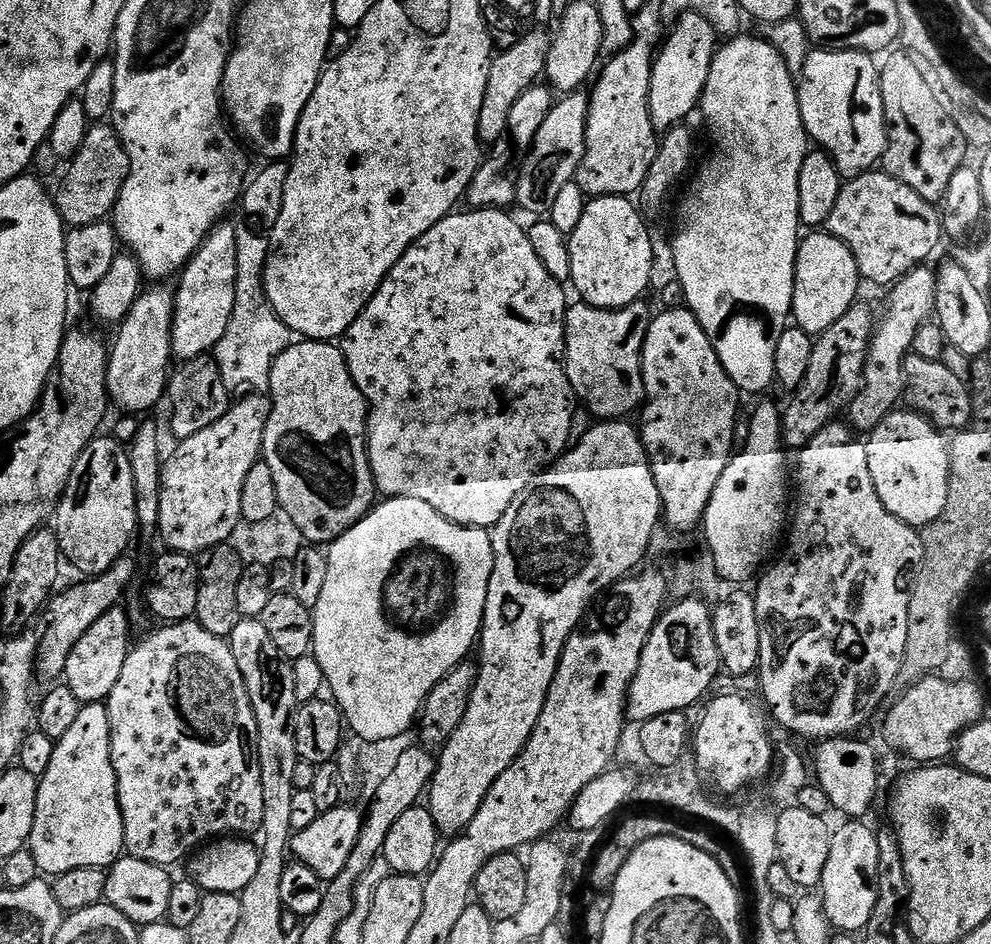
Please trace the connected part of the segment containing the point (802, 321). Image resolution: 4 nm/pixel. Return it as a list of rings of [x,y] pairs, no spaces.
[[[812,230],[801,239],[800,248],[796,251],[796,273],[794,274],[794,298],[792,299],[791,319],[794,321],[795,327],[813,338],[821,336],[826,330],[830,330],[830,326],[834,326],[834,322],[838,322],[838,318],[842,318],[842,314],[846,314],[846,310],[850,310],[853,304],[857,303],[860,292],[860,284],[862,285],[862,277],[858,270],[858,262],[854,258],[854,254],[848,249],[838,238],[834,238],[826,230]]]

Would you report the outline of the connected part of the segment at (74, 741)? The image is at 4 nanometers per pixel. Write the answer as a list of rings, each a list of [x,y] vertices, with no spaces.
[[[103,703],[81,707],[70,730],[55,741],[53,758],[39,782],[34,830],[26,848],[32,852],[37,869],[45,877],[55,878],[81,866],[107,870],[125,855],[122,810],[112,765],[110,722]]]

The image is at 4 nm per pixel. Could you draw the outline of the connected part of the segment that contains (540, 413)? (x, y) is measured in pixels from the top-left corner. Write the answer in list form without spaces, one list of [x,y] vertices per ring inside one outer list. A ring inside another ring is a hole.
[[[477,208],[467,210],[468,212],[460,211],[453,211],[452,215],[446,217],[442,222],[438,222],[438,226],[434,226],[426,234],[422,234],[422,238],[418,238],[418,242],[414,242],[410,246],[410,250],[406,250],[406,254],[402,254],[402,258],[398,258],[394,270],[390,270],[390,274],[384,279],[382,286],[378,286],[374,298],[370,298],[370,302],[362,310],[362,314],[358,314],[356,321],[344,331],[339,345],[344,352],[346,366],[350,366],[350,374],[354,378],[358,390],[362,390],[362,394],[368,403],[368,461],[370,462],[372,477],[376,483],[377,493],[384,498],[390,496],[416,497],[424,502],[430,502],[430,506],[434,506],[434,510],[438,510],[438,514],[442,514],[459,524],[470,524],[475,528],[491,530],[502,518],[502,514],[506,514],[506,510],[510,510],[510,502],[514,502],[514,498],[518,498],[518,494],[522,494],[522,490],[526,490],[526,486],[532,481],[538,469],[547,468],[549,464],[563,456],[573,439],[572,404],[574,405],[574,397],[570,386],[570,378],[566,374],[566,366],[564,365],[564,318],[570,307],[570,300],[564,297],[565,285],[560,284],[554,278],[550,278],[546,266],[542,266],[538,254],[534,254],[534,246],[530,246],[530,238],[525,225],[523,223],[520,225],[514,217],[508,216],[512,214],[498,208]]]

